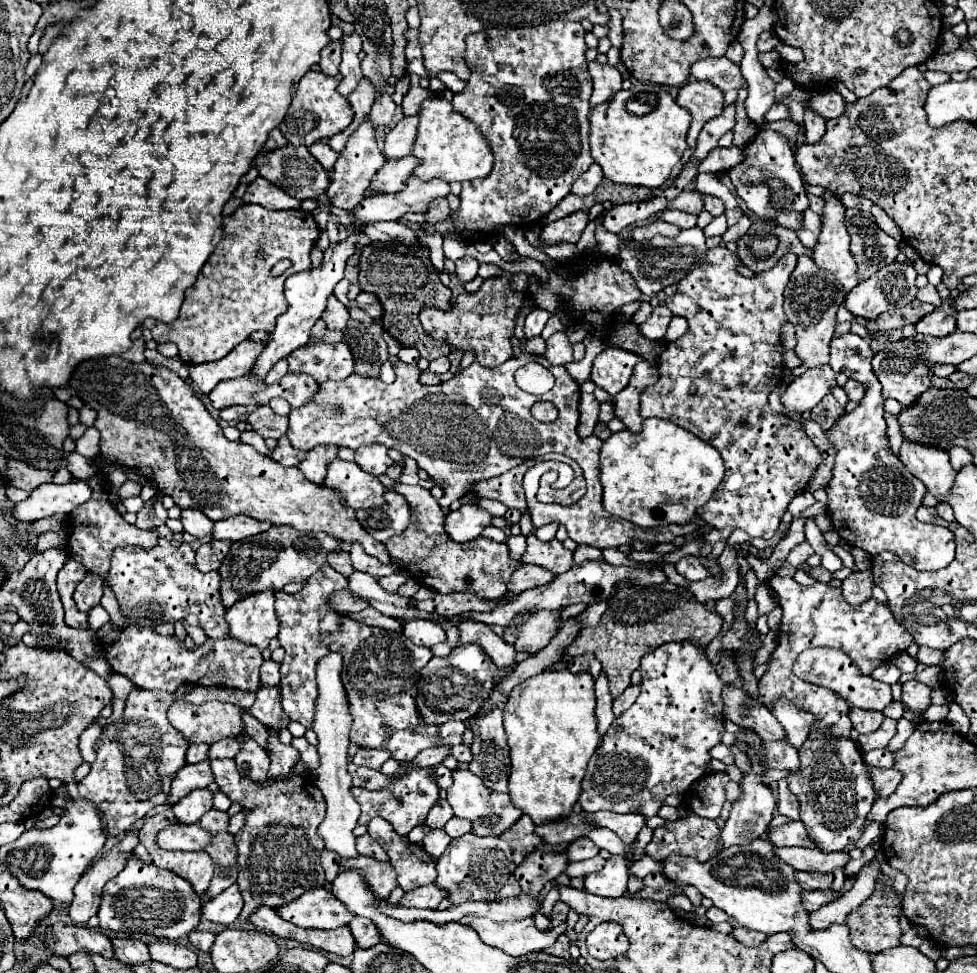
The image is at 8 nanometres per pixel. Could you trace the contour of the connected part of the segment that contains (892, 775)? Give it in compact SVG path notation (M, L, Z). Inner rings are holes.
M866 766L866 770L870 770L870 778L874 778L874 790L880 798L890 796L896 790L898 782L902 780L902 774L898 774L898 770L894 770L894 768L878 770L872 766Z

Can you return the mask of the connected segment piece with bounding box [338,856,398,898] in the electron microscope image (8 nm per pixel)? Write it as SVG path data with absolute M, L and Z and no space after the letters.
M358 856L354 862L338 862L338 866L340 870L358 870L366 886L370 884L370 888L378 898L388 898L388 894L398 886L396 872L390 864Z

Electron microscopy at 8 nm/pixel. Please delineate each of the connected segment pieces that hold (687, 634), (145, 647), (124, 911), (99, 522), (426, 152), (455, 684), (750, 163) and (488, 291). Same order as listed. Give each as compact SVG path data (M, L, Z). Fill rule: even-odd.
M664 582L658 586L636 586L616 592L608 600L608 608L602 614L598 626L582 628L578 638L568 646L568 656L580 656L584 652L596 654L610 682L610 694L618 698L628 686L640 660L666 642L694 642L698 648L706 648L722 630L722 616L700 604L688 588Z
M128 626L124 628L118 638L110 644L102 646L102 654L110 662L112 672L126 676L132 684L146 690L166 690L176 692L180 684L194 684L194 686L228 686L238 688L244 692L258 690L260 682L260 666L262 654L256 646L246 646L234 638L222 640L206 640L204 646L186 650L176 636L160 636L150 628ZM206 678L206 682L200 682Z
M130 856L126 868L104 886L102 904L98 910L100 928L114 932L142 932L160 938L176 940L190 934L200 922L200 896L192 886L168 870L146 866L136 856Z
M98 470L98 474L86 478L88 486L92 488L92 498L90 502L78 506L78 510L68 514L68 522L70 522L70 530L68 530L68 554L72 560L78 560L88 572L106 576L108 568L110 568L110 554L114 548L118 546L138 546L138 548L152 548L158 542L156 532L144 532L138 530L136 526L130 526L118 512L116 508L110 504L108 500L108 474L106 470Z
M426 98L420 104L418 112L418 136L410 150L412 156L420 160L420 166L414 170L414 176L420 180L440 178L444 182L464 182L474 178L484 178L494 166L494 156L486 138L480 134L474 122L458 114L452 104L444 98Z
M456 646L446 658L432 658L420 672L416 706L424 724L444 724L450 720L470 720L488 700L496 678L504 678L506 670L498 670L480 646Z
M760 130L754 140L744 148L746 158L734 166L728 174L736 186L736 194L746 202L746 206L760 218L774 218L776 224L792 230L802 228L802 214L808 208L808 198L804 192L804 182L794 160L794 152L788 148L786 136L774 130Z
M504 272L500 278L484 280L482 288L474 294L460 294L450 312L438 308L424 308L420 312L420 322L432 338L446 340L452 346L462 350L472 348L476 352L476 362L492 368L500 366L512 358L510 336L514 334L514 320L518 310L524 306L524 296L528 294L528 274L510 274Z

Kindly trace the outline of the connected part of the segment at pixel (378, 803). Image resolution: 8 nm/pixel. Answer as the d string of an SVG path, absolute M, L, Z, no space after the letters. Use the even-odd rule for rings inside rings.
M402 764L392 778L398 778L398 782L394 782L394 786L386 786L382 790L364 790L364 788L352 788L354 798L358 800L360 808L362 808L362 816L358 820L358 824L368 824L374 816L384 818L386 822L390 822L394 826L394 830L400 836L406 836L414 826L424 824L426 814L430 812L430 808L436 804L438 796L438 786L430 774L430 768L418 768L418 770L406 770L406 764Z

